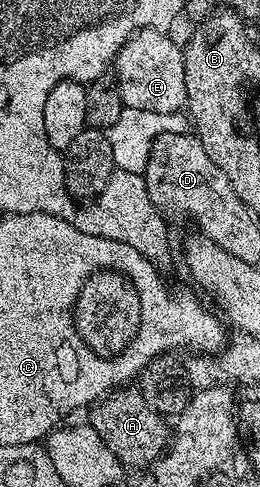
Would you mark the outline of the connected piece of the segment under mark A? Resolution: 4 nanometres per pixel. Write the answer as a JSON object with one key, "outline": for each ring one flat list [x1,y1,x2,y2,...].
{"outline":[[119,386,107,393,102,400,90,405,89,422,99,437,113,450,124,469,146,470,166,453,169,447,169,424,160,412,153,410,149,402,135,386]]}

